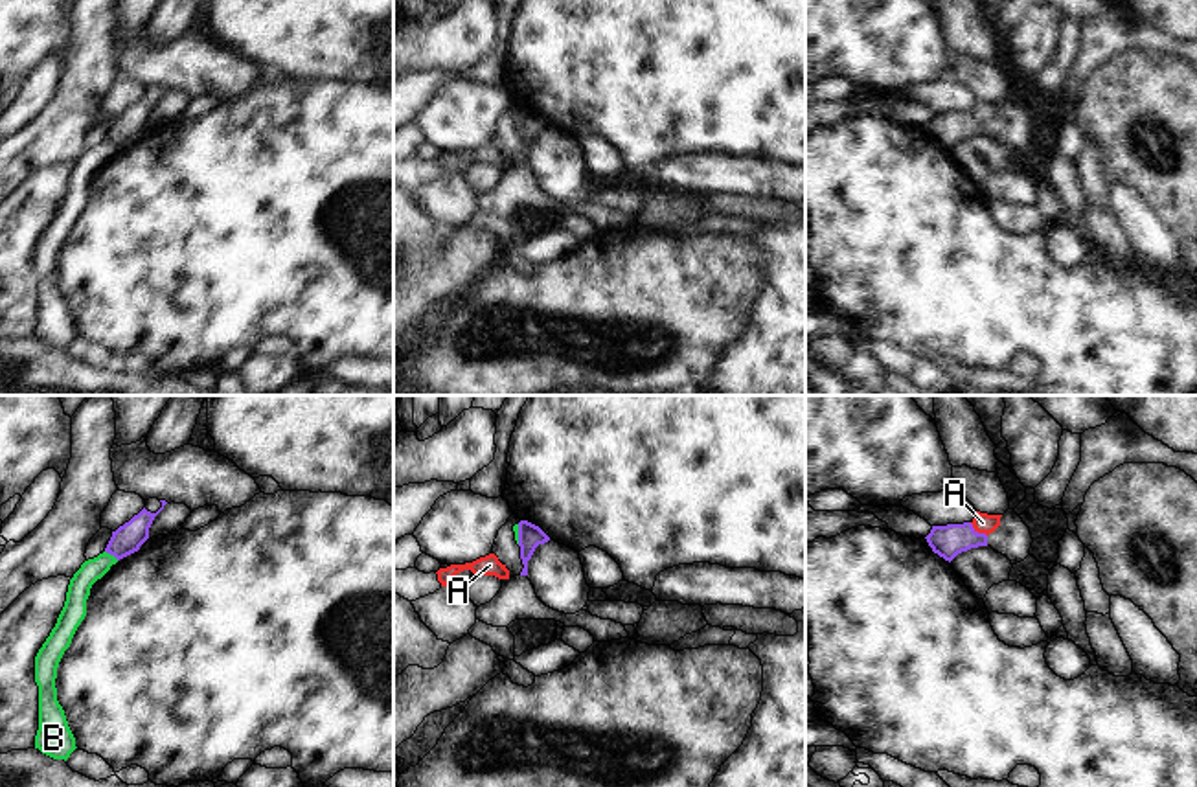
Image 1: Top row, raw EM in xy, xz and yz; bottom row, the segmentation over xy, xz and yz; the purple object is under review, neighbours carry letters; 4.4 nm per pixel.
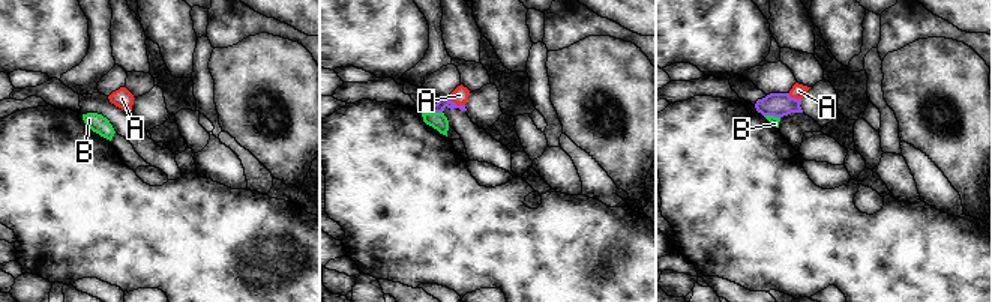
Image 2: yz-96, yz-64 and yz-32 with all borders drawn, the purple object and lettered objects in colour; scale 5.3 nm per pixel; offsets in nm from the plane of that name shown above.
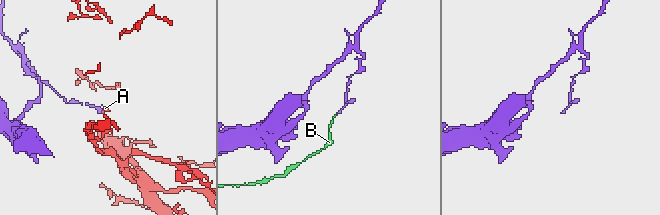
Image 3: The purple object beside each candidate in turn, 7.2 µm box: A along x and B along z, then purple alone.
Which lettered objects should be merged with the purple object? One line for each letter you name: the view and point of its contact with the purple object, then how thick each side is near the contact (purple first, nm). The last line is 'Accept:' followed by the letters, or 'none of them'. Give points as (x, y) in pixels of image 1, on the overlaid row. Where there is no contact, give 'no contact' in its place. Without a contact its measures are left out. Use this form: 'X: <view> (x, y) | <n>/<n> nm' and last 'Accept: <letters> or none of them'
Accept: none of them

